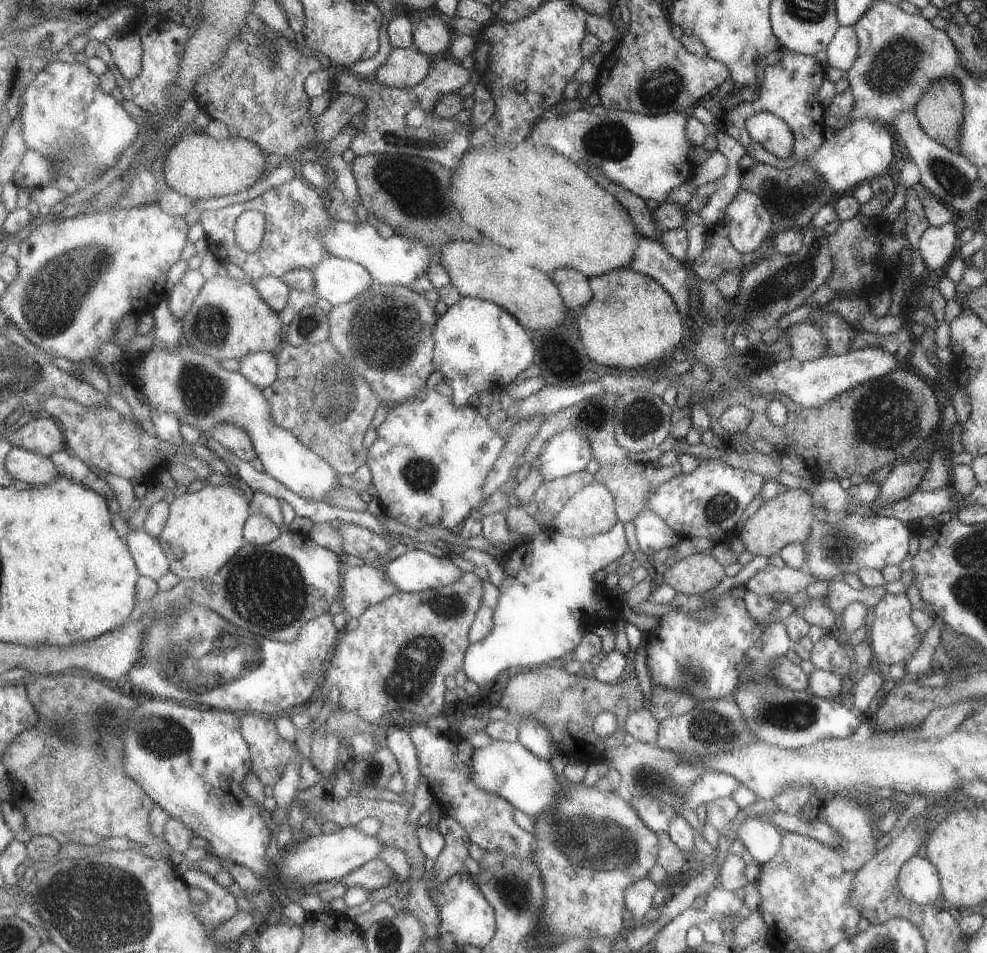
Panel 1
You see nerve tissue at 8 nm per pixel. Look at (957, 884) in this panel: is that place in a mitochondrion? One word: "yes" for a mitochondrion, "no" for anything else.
no

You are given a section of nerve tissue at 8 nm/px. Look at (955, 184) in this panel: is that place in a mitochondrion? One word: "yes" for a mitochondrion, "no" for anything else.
yes

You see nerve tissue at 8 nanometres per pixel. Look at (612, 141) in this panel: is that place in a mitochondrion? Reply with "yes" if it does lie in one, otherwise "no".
yes

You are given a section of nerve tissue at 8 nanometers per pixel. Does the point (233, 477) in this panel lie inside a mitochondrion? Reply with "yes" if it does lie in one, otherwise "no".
no

